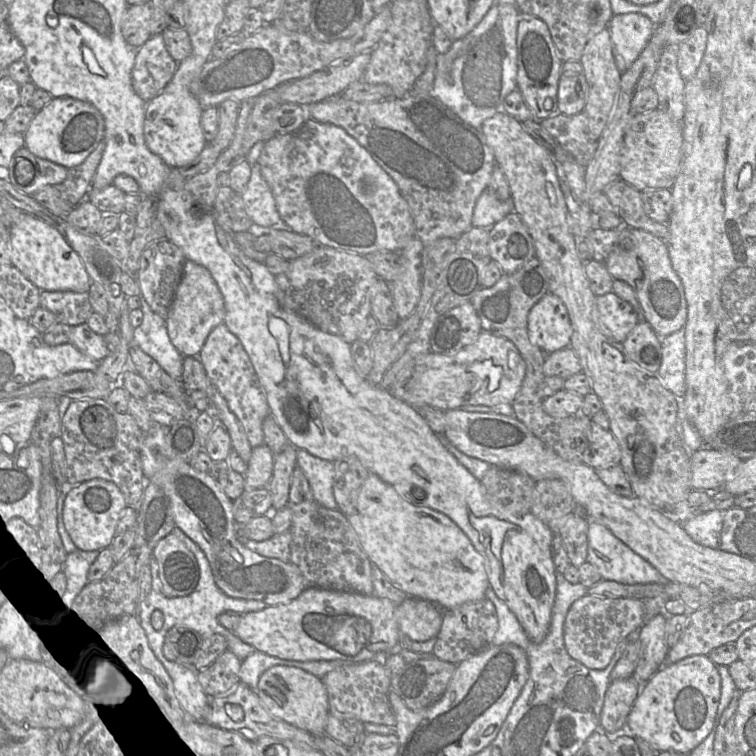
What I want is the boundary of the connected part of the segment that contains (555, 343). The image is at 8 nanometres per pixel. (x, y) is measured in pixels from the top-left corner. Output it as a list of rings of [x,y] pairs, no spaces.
[[[551,292],[531,308],[527,328],[530,341],[546,354],[570,347],[573,327],[568,310]]]

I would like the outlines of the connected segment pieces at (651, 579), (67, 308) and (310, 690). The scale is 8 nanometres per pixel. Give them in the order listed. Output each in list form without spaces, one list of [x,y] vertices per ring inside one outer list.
[[[589,520],[587,537],[587,562],[597,567],[602,580],[628,585],[669,582],[648,561],[615,537],[606,526]]]
[[[41,291],[40,307],[52,312],[57,322],[70,326],[86,323],[93,313],[88,292]]]
[[[277,665],[261,674],[253,690],[271,716],[313,736],[325,734],[329,705],[325,687],[318,677],[301,668]]]

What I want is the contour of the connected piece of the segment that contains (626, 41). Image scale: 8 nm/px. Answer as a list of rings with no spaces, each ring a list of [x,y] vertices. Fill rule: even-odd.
[[[641,13],[612,15],[608,24],[617,68],[625,72],[639,57],[656,25]]]

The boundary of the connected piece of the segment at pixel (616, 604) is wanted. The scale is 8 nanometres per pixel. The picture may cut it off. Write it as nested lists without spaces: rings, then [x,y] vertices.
[[[585,595],[576,600],[564,622],[564,644],[570,657],[590,669],[605,669],[617,646],[637,634],[644,624],[644,605],[634,598]]]

